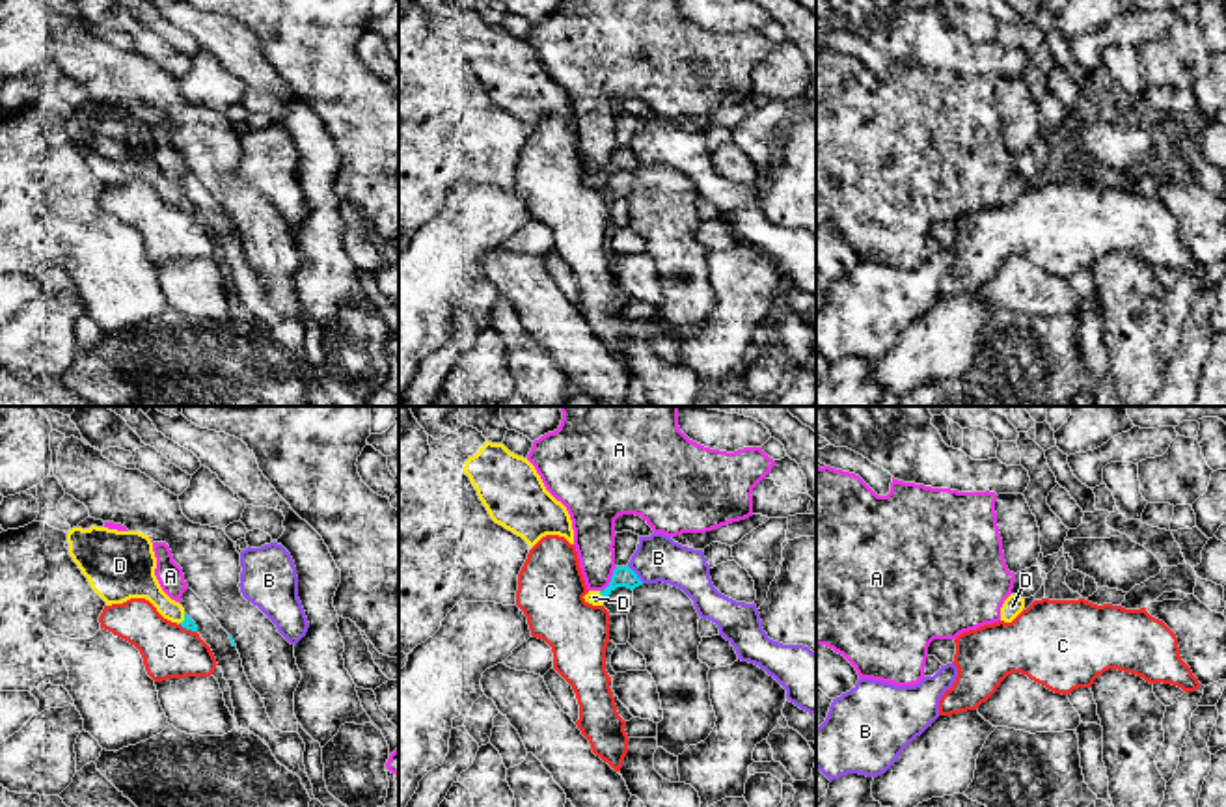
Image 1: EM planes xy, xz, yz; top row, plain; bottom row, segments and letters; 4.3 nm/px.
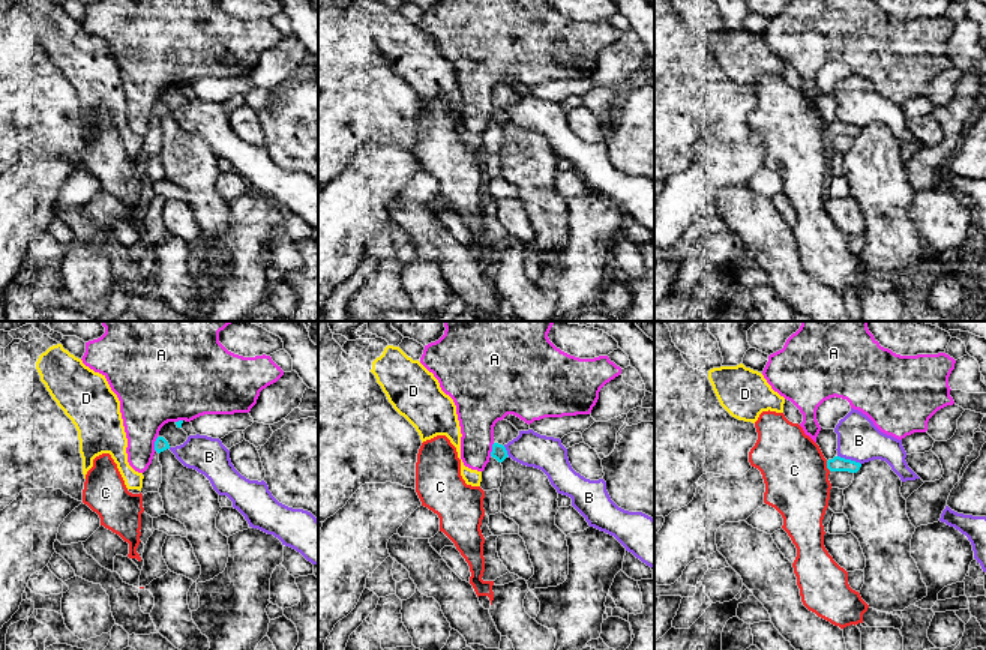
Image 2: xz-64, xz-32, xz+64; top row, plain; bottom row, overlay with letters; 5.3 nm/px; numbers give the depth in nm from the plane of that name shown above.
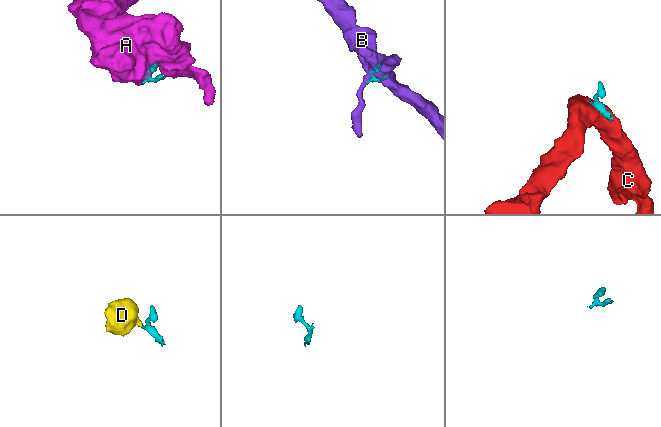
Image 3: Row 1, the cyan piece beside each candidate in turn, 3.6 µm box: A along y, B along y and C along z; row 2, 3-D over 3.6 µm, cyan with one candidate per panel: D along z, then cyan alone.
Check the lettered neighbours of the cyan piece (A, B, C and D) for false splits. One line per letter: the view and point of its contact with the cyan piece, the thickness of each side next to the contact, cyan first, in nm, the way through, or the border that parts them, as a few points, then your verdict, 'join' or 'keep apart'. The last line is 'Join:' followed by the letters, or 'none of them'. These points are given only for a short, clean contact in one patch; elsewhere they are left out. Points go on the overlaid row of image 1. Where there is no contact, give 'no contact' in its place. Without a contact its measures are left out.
A: contact xz (612, 580); calibres 100 and 180 nm; border xz (617, 567), (612, 580), (600, 591); keep apart
B: contact xz (636, 574); calibres 100 and 200 nm; border xz (628, 565), (643, 582); keep apart
C: contact xy (189, 629); calibres 50 and 240 nm; border xy (179, 623), (196, 632); keep apart
D: contact xz (602, 597); calibres 100 and 60 nm; way xz (623, 576), (602, 597), (593, 597); join
Join: D

